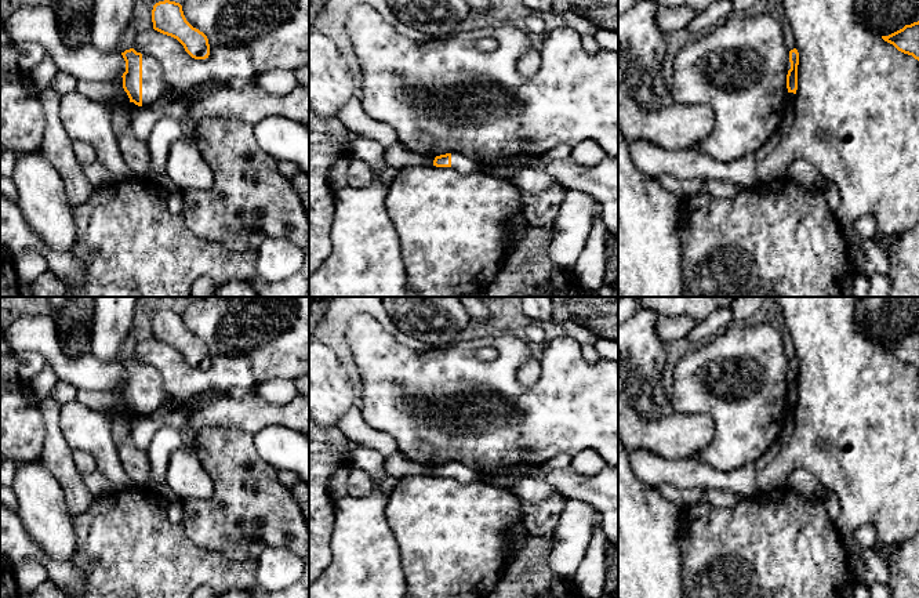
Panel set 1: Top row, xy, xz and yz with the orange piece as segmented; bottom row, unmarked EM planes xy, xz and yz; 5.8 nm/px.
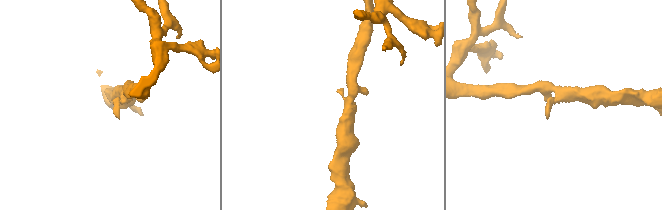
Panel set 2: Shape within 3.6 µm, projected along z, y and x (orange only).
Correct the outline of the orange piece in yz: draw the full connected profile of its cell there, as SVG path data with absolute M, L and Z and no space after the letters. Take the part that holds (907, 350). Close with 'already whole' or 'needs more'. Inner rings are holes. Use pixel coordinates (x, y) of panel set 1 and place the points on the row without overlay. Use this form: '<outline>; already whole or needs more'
M919 330L905 334L889 345L882 345L882 348L893 354L898 360L912 365L919 370Z; already whole

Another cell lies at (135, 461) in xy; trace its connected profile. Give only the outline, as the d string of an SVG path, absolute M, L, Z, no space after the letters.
M127 436L119 446L119 459L132 481L134 488L149 488L149 457L148 453L135 446L131 436Z

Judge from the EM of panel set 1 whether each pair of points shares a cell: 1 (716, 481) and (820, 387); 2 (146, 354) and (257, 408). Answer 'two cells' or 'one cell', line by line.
1: two cells
2: two cells

